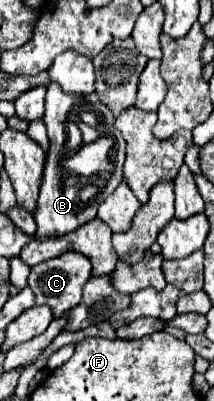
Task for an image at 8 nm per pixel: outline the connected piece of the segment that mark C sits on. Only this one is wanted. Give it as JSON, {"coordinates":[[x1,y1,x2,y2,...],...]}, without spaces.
{"coordinates":[[77,251,63,253,59,257,53,257,45,263,39,263,31,269,29,275,29,287,35,293,37,305,49,305,55,317,61,317,71,307,75,307,81,301,81,289,91,277,91,263,85,255,79,255]]}

